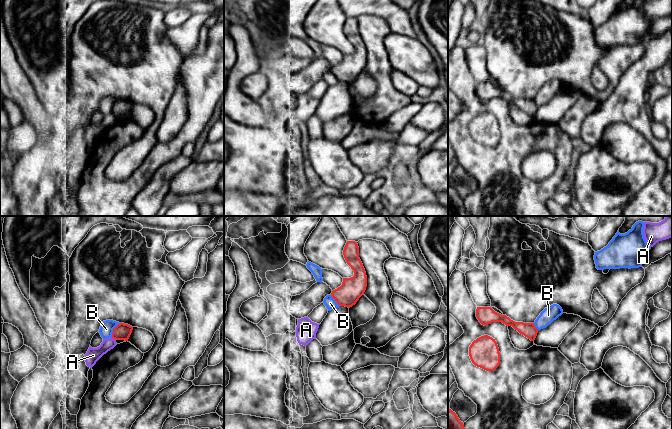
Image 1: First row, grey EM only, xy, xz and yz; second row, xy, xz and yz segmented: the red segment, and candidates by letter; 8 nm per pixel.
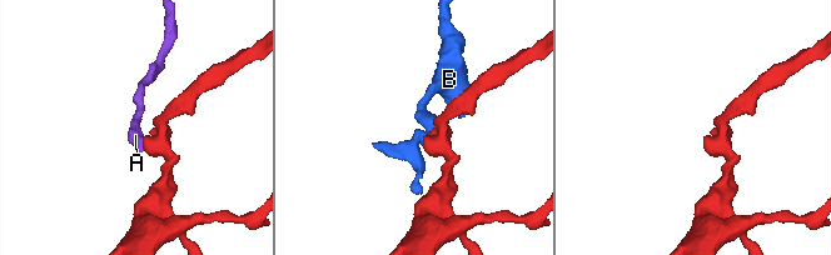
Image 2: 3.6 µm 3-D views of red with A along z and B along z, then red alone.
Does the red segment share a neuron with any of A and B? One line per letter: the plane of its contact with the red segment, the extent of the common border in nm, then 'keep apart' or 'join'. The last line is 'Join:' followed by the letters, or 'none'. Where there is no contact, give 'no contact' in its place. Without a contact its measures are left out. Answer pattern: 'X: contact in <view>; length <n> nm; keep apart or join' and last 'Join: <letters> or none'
A: contact in xy; length 50 nm; keep apart
B: contact in xy; length 130 nm; keep apart
Join: none

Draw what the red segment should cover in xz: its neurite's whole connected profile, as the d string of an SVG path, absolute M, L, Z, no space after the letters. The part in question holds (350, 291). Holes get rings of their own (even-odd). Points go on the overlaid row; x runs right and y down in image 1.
M347 241L343 255L347 264L354 271L354 276L351 278L343 278L342 285L333 290L331 296L338 305L350 308L364 294L367 287L367 276L359 258L357 242Z

